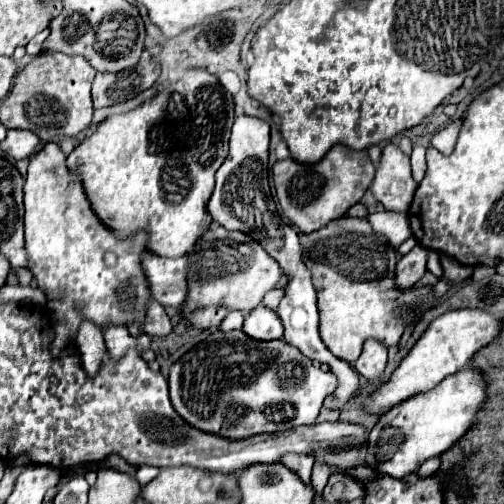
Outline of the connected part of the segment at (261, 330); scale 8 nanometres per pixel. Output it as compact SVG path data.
M260 305L254 311L250 311L244 319L242 331L258 341L274 341L282 339L282 323L276 315L276 311Z

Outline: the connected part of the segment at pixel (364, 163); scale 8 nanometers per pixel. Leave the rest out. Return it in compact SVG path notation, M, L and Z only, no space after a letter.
M334 145L326 157L314 165L302 165L294 159L276 161L272 177L284 215L302 233L312 233L328 225L332 219L342 217L352 205L356 205L368 191L374 171L376 167L370 161L368 151L354 151L346 145Z

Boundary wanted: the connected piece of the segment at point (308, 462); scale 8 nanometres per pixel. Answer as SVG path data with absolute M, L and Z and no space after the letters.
M284 453L280 457L280 463L286 465L288 469L296 471L304 483L310 483L310 471L314 465L314 457L306 453Z

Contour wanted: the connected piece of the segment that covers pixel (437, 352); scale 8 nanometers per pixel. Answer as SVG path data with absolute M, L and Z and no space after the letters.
M456 309L436 317L422 333L422 337L414 343L414 347L408 351L408 355L400 361L392 377L386 383L378 385L376 391L362 403L362 409L366 413L382 415L392 407L396 407L400 401L410 399L410 395L418 395L434 389L434 385L438 385L442 379L464 369L472 359L472 355L478 349L486 347L498 335L500 327L502 327L502 319L498 315L480 309Z

